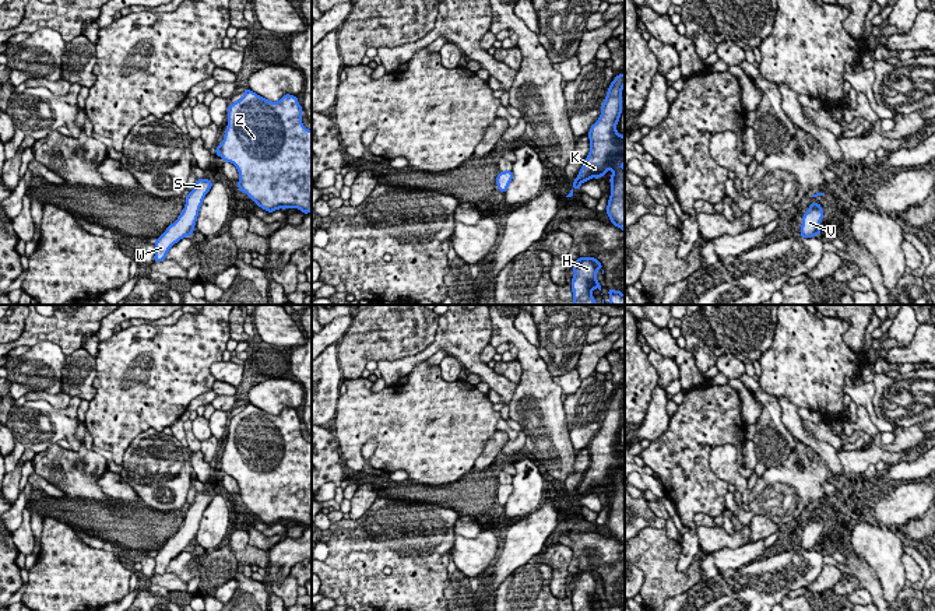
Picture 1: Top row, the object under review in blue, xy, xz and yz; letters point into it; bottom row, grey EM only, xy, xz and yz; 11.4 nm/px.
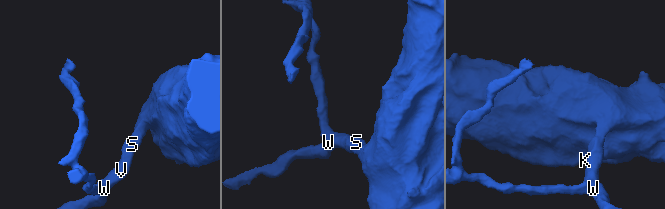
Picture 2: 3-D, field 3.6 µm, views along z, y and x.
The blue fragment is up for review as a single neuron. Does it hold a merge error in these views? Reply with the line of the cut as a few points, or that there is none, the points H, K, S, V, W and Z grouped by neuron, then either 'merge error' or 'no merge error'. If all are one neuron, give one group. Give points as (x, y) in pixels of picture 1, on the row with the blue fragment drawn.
no cut; H K S V W Z; no merge error

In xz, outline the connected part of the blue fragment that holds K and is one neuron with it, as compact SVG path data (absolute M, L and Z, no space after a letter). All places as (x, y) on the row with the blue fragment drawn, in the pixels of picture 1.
M619 74L611 82L601 106L601 115L588 131L590 154L584 159L576 180L572 182L573 189L566 197L574 196L574 189L581 190L581 183L591 178L600 179L612 169L612 176L608 179L611 182L611 196L607 214L612 225L625 232L625 136L616 131L622 113L623 87L625 74Z

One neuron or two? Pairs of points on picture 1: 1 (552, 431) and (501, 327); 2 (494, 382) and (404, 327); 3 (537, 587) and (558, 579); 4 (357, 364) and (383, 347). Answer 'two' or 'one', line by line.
1: one
2: two
3: two
4: one

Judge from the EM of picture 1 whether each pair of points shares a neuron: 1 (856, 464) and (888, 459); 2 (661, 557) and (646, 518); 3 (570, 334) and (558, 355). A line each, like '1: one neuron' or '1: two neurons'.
1: one neuron
2: two neurons
3: one neuron

